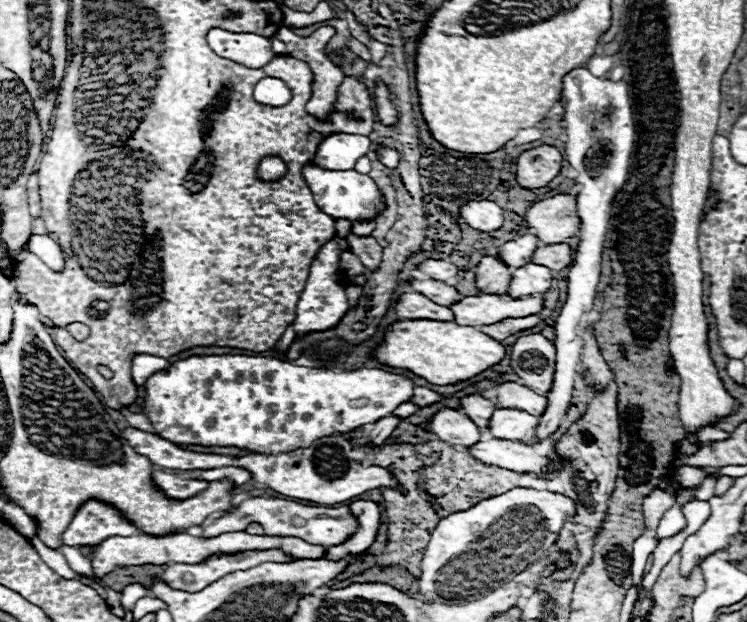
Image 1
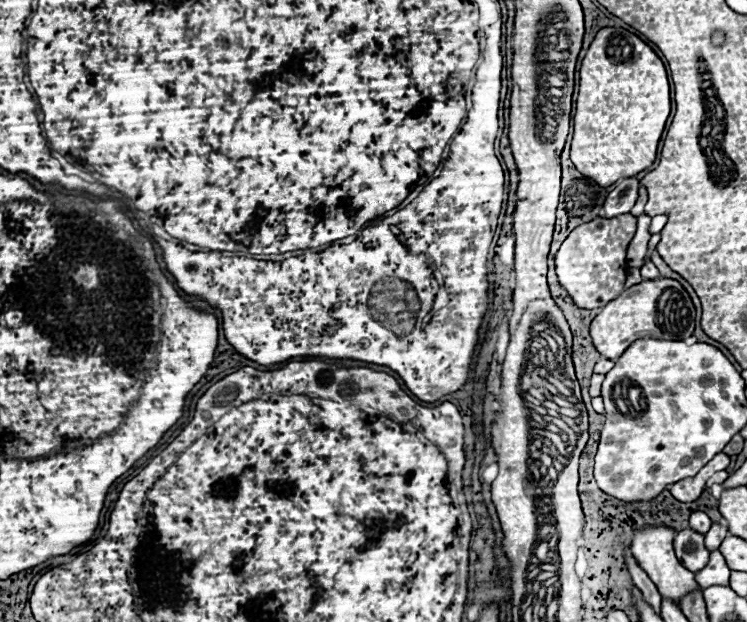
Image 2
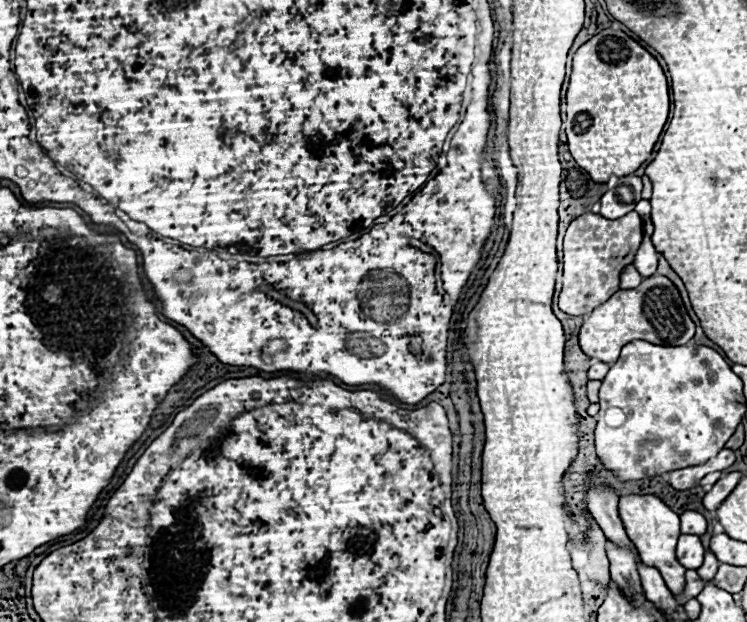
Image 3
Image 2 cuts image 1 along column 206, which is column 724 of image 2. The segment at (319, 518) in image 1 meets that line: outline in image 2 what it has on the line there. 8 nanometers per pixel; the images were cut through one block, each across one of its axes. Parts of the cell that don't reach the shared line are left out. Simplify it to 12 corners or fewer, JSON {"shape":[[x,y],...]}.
{"shape":[[712,524],[706,532],[706,548],[716,550],[728,528]]}

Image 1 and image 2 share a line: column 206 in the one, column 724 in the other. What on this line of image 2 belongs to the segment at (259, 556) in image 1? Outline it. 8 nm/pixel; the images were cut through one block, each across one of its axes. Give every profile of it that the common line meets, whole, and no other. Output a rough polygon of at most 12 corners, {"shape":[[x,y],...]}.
{"shape":[[720,550],[696,572],[700,588],[726,586],[730,568]]}

